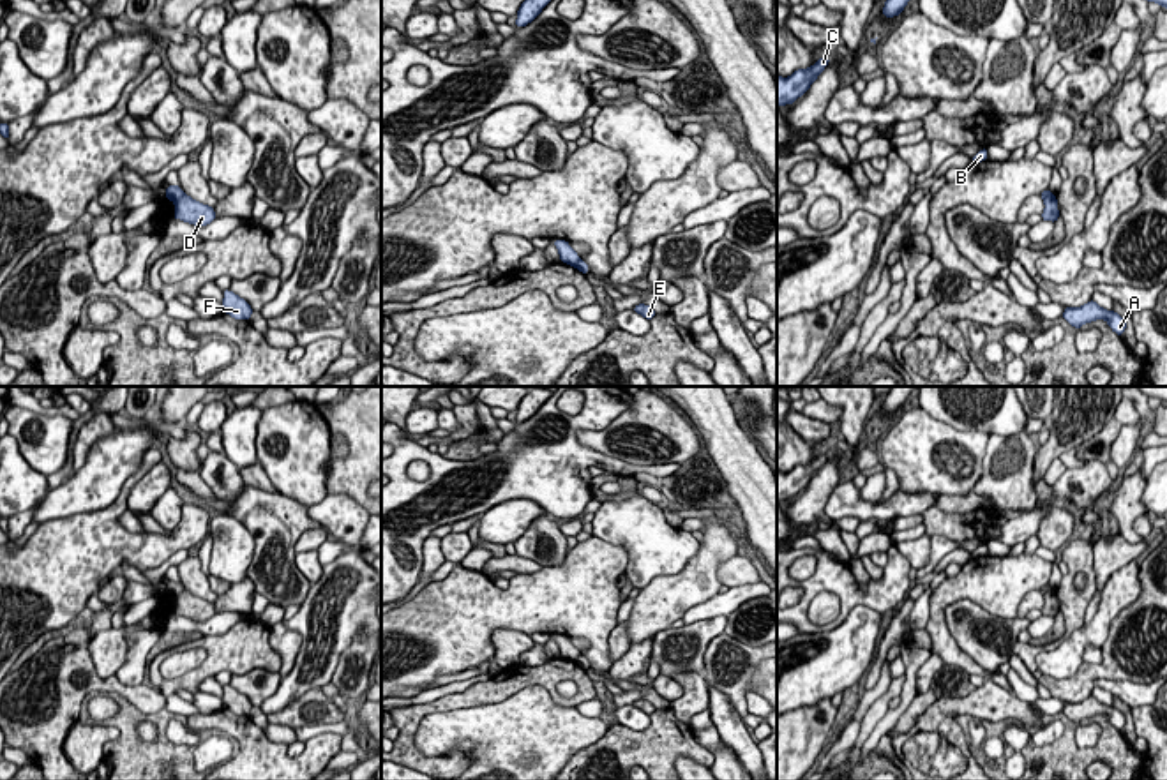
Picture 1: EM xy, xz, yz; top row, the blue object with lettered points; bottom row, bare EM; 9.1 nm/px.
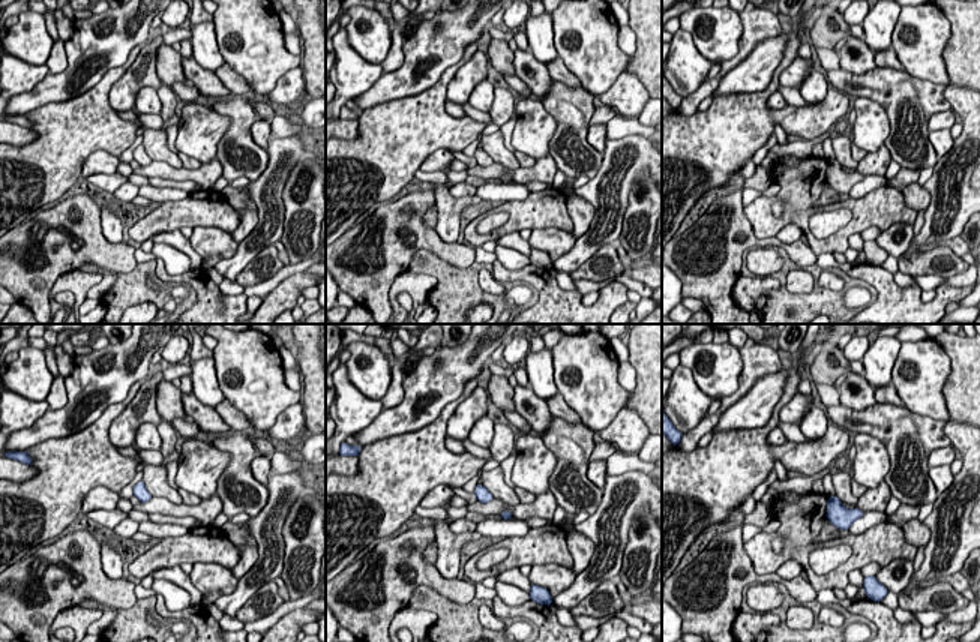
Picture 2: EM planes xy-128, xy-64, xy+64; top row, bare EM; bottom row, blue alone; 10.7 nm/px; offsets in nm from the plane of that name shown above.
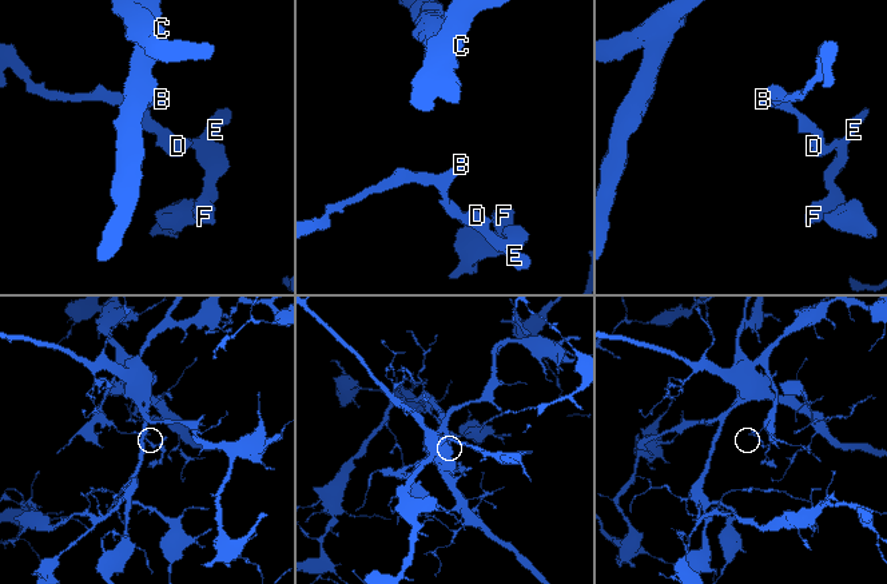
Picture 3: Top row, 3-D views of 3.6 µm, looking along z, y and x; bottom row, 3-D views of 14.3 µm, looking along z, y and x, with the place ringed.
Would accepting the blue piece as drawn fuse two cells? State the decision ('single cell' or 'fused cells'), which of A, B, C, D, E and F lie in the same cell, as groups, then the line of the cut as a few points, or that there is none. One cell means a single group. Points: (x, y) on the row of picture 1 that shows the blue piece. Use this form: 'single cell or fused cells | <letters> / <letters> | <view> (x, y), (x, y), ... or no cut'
fused cells | A D E F / B C | xy (184, 194), (175, 203)

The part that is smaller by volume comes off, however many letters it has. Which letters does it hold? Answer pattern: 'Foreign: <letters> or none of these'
Foreign: A, D, E, F

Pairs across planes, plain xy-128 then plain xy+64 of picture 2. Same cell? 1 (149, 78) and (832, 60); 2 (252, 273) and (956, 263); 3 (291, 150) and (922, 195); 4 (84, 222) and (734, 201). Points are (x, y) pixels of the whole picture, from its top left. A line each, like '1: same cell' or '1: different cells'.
1: different cells
2: same cell
3: different cells
4: same cell

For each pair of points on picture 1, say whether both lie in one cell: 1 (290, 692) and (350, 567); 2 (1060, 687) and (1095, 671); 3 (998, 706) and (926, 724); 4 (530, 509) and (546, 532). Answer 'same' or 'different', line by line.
1: same
2: same
3: same
4: different

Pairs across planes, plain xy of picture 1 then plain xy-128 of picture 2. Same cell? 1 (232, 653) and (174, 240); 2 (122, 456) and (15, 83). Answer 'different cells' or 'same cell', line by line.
1: different cells
2: different cells

